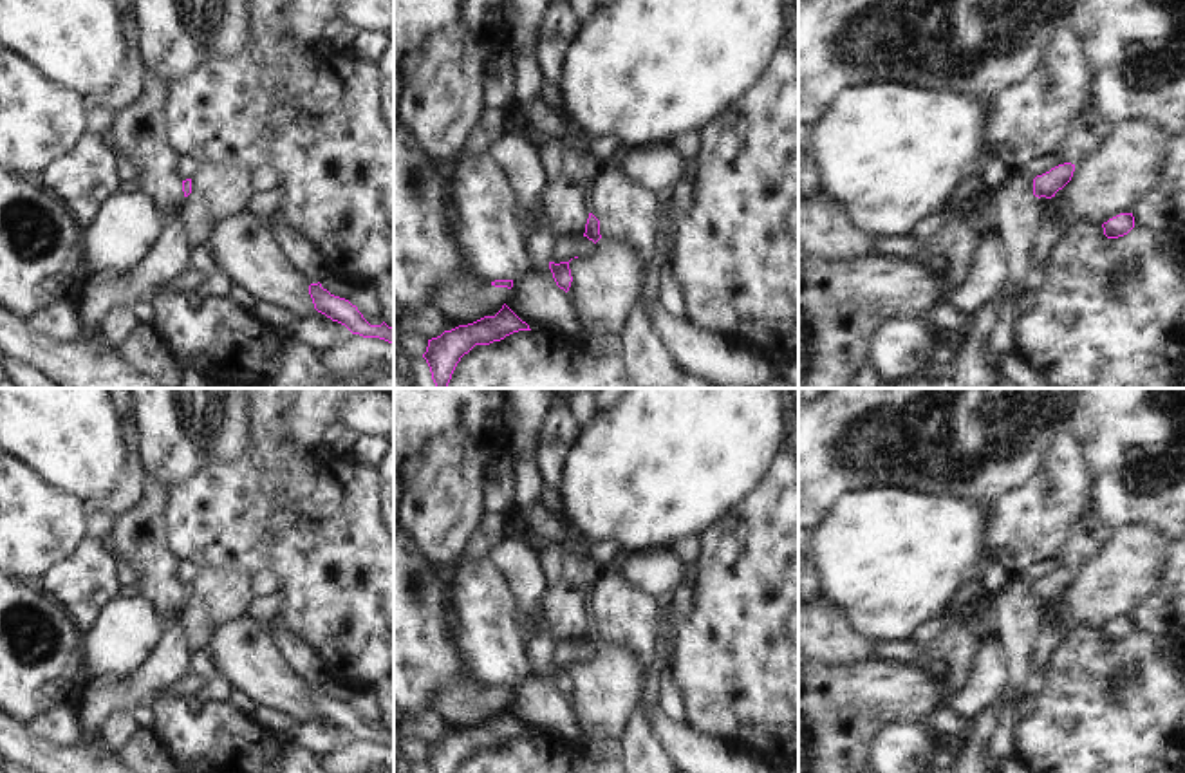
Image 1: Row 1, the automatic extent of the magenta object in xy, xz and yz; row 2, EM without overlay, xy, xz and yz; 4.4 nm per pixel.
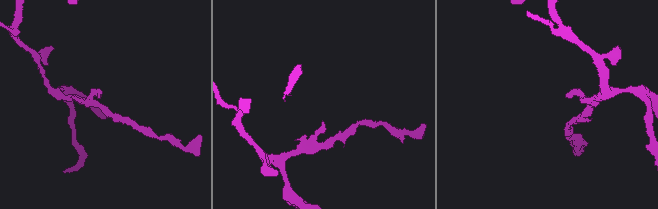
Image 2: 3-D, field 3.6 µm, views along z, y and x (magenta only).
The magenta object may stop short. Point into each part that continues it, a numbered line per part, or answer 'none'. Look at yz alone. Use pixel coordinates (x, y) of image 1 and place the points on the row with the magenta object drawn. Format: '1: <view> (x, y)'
none.

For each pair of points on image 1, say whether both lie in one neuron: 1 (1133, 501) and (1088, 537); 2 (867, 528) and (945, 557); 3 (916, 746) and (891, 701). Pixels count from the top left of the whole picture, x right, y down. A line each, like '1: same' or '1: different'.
1: different
2: same
3: different

